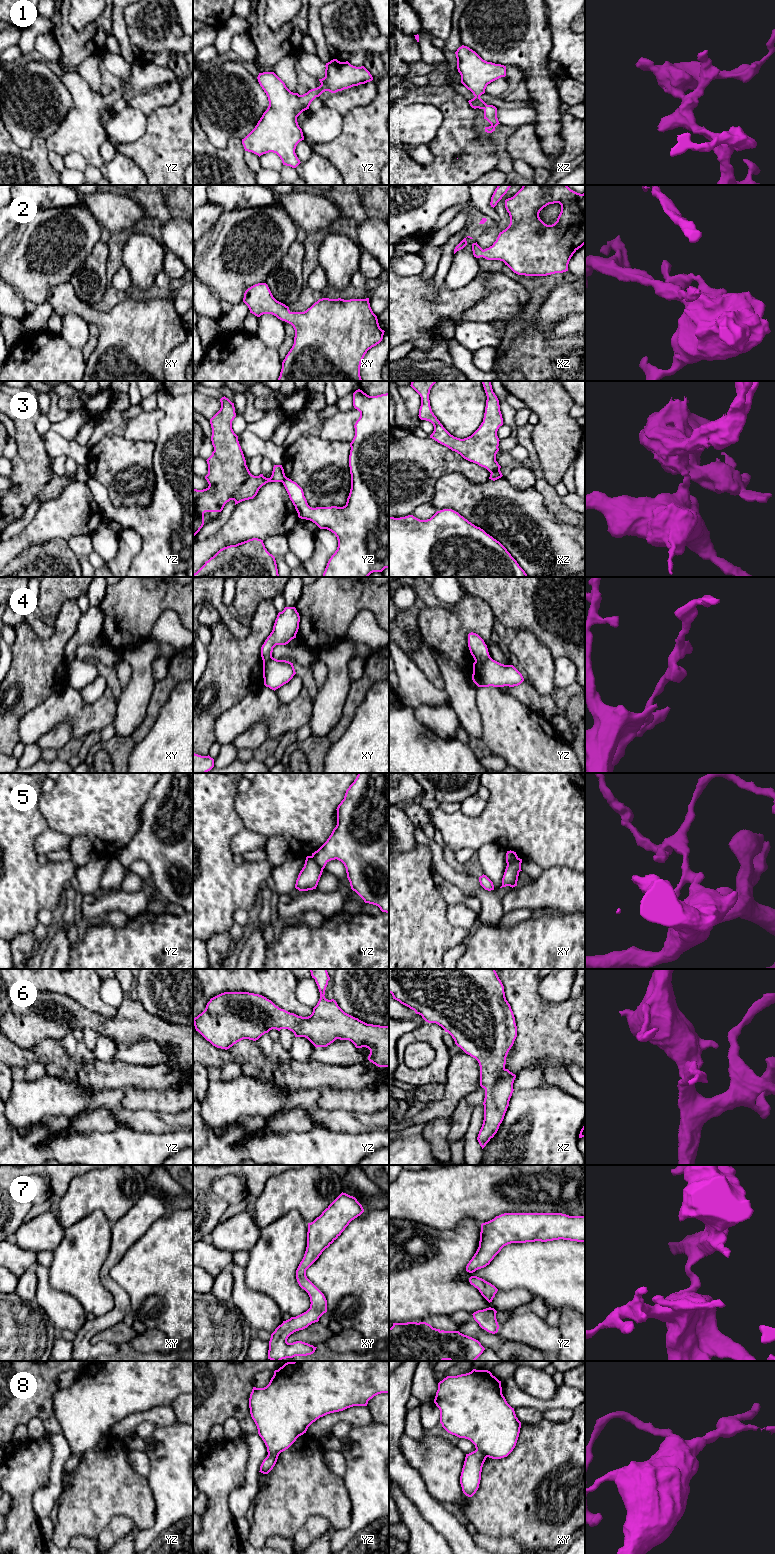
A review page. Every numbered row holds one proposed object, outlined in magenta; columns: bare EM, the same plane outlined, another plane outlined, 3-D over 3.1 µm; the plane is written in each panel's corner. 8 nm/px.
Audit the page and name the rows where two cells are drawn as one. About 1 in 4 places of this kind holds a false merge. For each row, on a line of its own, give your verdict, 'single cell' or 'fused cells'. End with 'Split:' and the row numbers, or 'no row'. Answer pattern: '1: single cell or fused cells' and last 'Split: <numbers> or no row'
1: single cell
2: single cell
3: fused cells
4: fused cells
5: fused cells
6: single cell
7: single cell
8: fused cells
Split: 3, 4, 5, 8

